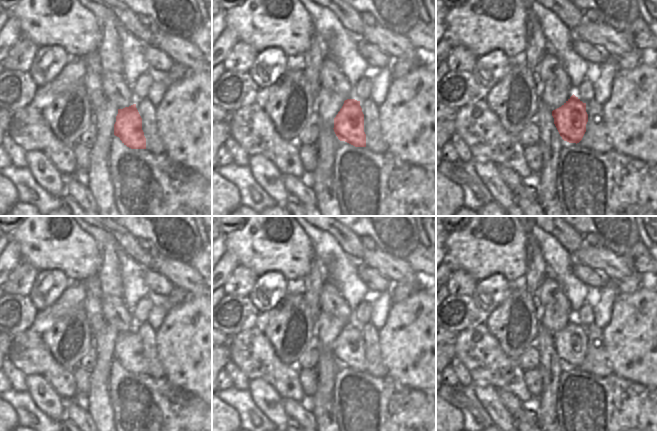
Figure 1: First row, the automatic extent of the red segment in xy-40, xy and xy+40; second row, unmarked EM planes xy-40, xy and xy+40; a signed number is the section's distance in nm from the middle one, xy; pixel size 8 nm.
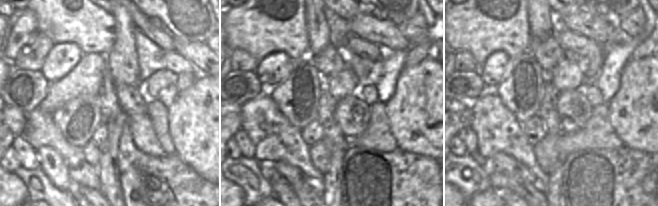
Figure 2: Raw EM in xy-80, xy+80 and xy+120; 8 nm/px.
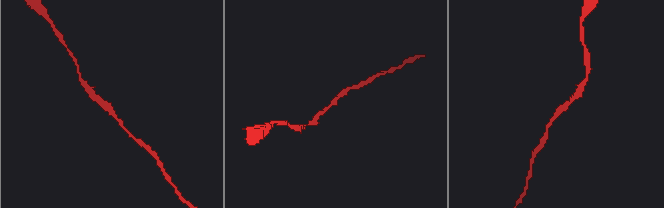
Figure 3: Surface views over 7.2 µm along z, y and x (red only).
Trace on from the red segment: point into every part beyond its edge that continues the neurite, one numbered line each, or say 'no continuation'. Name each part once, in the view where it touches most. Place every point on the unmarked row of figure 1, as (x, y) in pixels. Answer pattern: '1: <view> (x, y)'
no continuation

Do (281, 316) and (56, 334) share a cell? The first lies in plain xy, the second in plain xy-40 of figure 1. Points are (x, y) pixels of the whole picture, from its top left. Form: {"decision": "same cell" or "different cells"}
{"decision": "same cell"}

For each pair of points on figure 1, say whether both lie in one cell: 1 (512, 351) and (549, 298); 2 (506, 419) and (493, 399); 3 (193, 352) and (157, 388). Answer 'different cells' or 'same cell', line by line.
1: different cells
2: same cell
3: different cells

